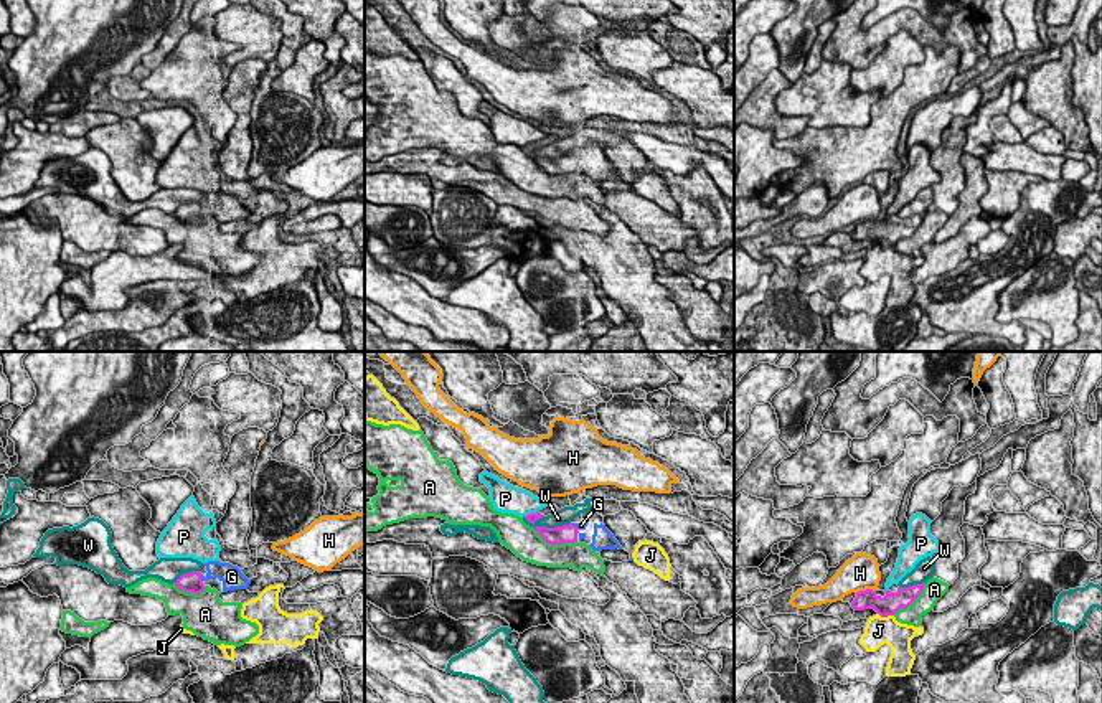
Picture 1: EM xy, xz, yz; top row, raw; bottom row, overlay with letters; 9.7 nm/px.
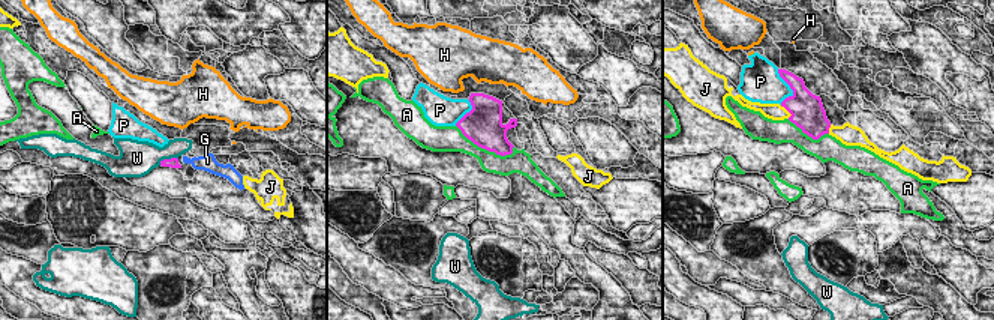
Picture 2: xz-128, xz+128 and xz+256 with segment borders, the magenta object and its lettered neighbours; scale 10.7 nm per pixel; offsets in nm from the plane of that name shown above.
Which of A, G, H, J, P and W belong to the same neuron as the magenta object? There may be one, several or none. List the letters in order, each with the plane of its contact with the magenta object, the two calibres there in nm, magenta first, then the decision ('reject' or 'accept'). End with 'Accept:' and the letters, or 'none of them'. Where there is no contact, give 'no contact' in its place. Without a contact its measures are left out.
A: xz | 190/280 nm | reject
G: xy | 190/190 nm | accept
H: yz | 190/340 nm | reject
J: yz | 200/280 nm | reject
P: yz | 200/130 nm | reject
W: xz | 190/160 nm | reject
Accept: G

